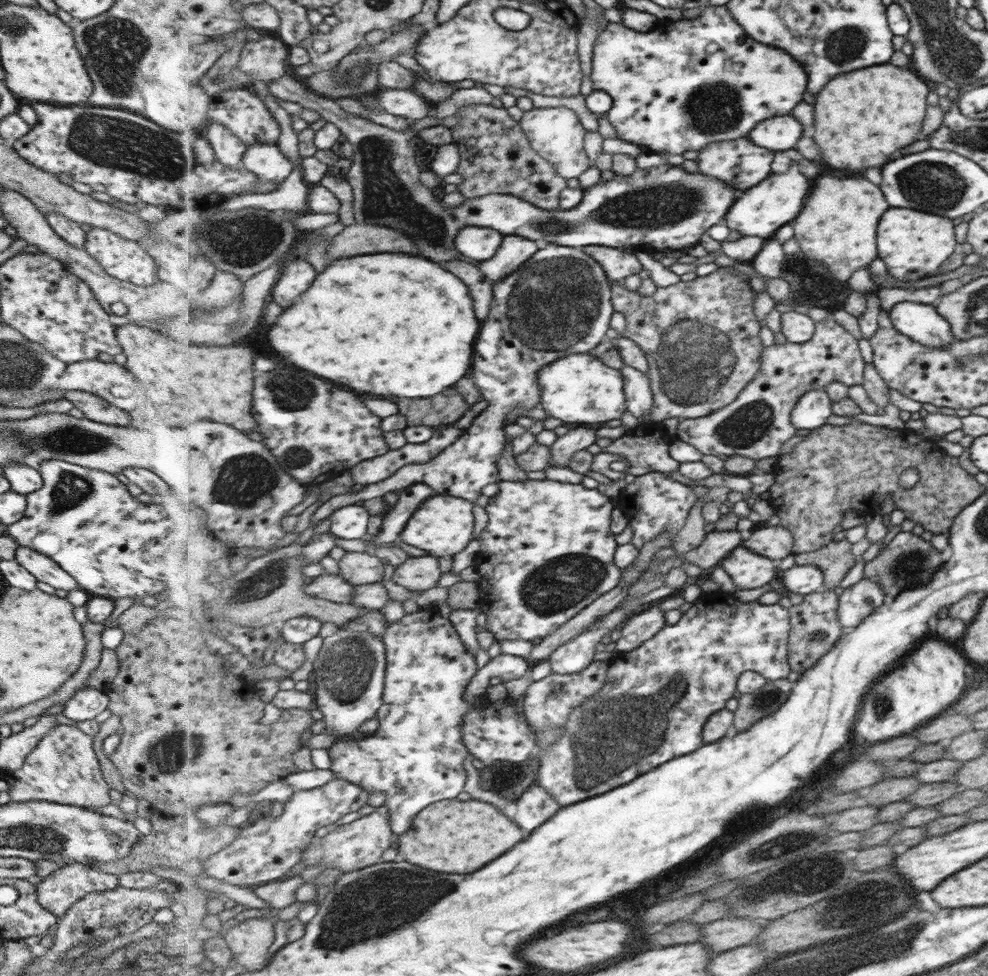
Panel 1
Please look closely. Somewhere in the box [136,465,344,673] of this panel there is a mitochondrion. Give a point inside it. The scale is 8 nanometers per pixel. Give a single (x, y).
(264, 586)

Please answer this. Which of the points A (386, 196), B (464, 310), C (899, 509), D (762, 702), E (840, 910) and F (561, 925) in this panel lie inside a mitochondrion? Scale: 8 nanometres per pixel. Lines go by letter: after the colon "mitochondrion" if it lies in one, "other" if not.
A: mitochondrion
B: other
C: other
D: mitochondrion
E: mitochondrion
F: other

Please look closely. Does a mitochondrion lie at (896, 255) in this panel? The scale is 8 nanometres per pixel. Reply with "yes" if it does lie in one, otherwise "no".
no

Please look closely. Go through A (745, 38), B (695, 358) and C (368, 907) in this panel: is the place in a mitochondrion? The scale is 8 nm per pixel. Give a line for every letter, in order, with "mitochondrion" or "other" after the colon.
A: other
B: mitochondrion
C: mitochondrion

